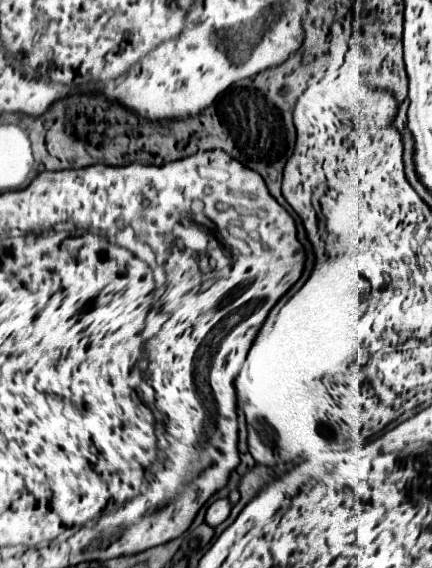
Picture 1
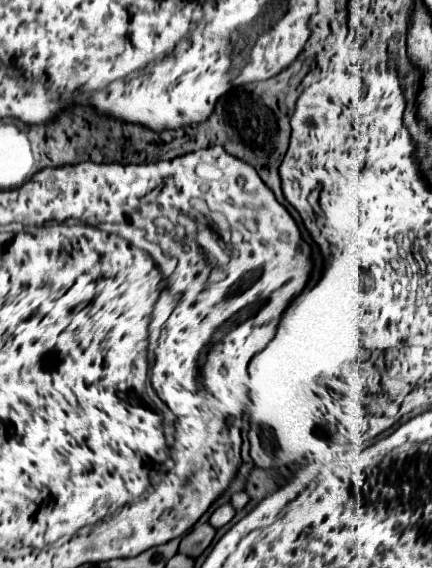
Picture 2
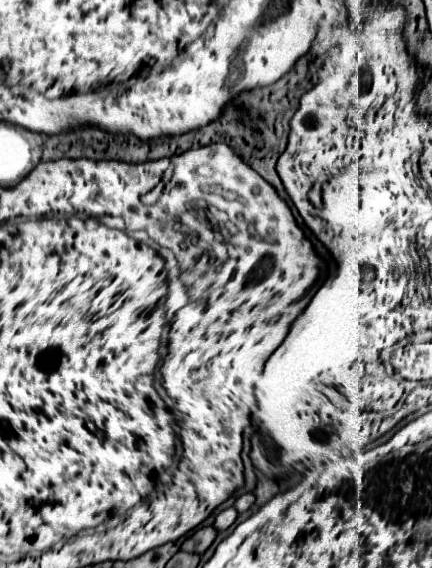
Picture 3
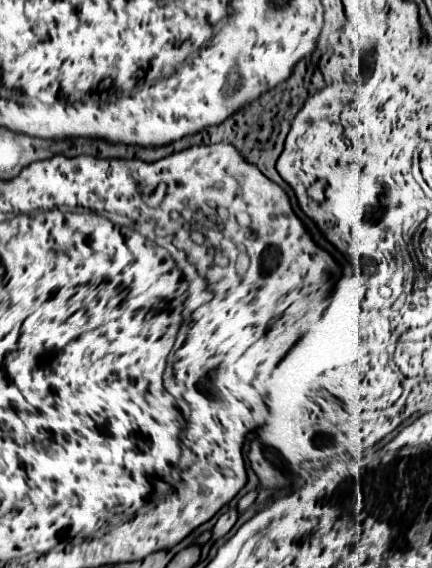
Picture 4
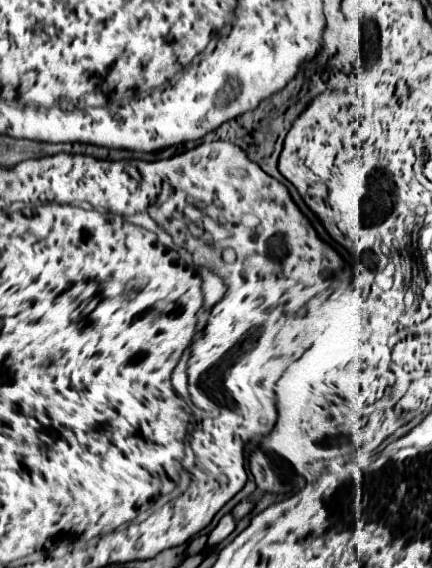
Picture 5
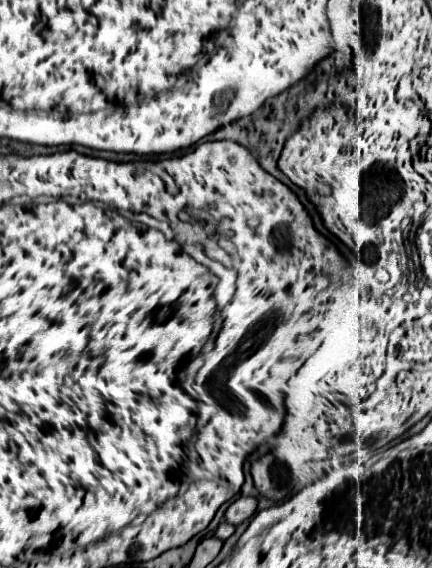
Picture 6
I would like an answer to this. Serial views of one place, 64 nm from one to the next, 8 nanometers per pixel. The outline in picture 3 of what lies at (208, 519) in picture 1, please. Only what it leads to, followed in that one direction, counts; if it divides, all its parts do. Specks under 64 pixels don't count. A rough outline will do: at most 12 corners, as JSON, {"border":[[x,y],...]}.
{"border":[[222,510],[214,518],[216,530],[226,530],[234,524],[238,512]]}

